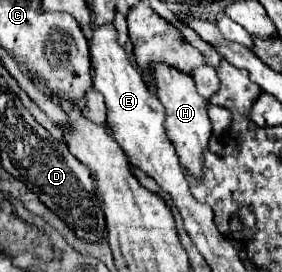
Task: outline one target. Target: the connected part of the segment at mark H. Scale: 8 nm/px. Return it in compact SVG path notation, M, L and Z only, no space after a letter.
M159 62L159 66L151 66L151 74L155 78L155 96L165 108L165 130L177 150L179 162L189 174L199 178L203 168L203 150L207 150L209 136L213 132L211 120L207 116L209 102L197 94L193 78L189 74L175 70L173 66Z

